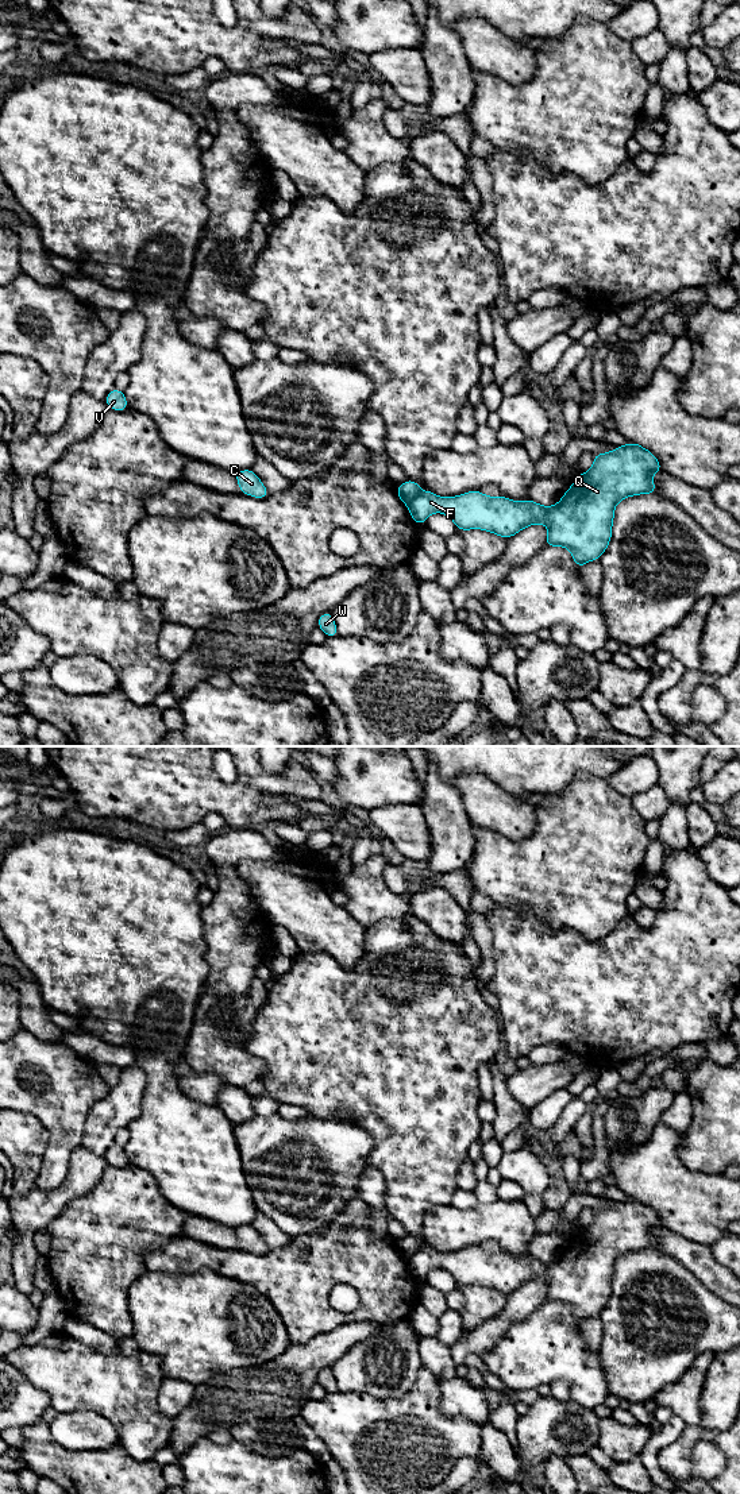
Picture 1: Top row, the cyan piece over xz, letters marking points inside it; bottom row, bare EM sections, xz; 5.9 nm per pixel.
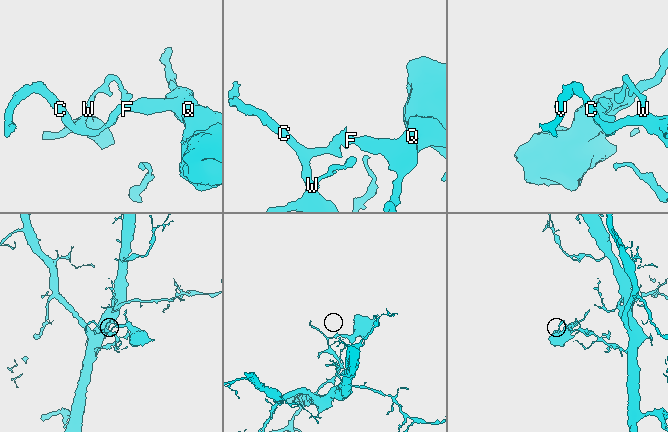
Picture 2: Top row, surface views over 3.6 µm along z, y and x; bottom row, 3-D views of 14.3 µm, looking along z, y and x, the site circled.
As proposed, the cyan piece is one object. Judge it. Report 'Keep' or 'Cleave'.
Cleave

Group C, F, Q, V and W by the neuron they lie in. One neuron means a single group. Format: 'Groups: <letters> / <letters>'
Groups: C V W / F Q

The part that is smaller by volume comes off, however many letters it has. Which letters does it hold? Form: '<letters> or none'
F, Q

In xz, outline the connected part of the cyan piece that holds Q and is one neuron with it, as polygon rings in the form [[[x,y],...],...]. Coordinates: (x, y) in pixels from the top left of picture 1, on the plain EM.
[[[629,1197],[612,1208],[594,1209],[593,1223],[578,1229],[574,1240],[554,1262],[541,1262],[532,1255],[517,1258],[504,1251],[487,1252],[479,1246],[447,1254],[425,1246],[409,1258],[408,1265],[412,1275],[420,1282],[429,1270],[443,1269],[454,1277],[458,1286],[482,1285],[506,1296],[527,1282],[546,1279],[548,1283],[544,1302],[570,1305],[575,1321],[582,1324],[587,1317],[600,1316],[605,1309],[612,1296],[616,1261],[627,1252],[656,1250],[656,1240],[651,1231],[662,1227],[658,1213],[651,1207]]]

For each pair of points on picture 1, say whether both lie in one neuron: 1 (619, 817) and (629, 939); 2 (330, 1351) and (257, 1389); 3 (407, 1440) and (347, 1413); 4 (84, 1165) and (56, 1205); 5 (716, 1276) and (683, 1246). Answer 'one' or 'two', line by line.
1: two
2: one
3: one
4: one
5: one

